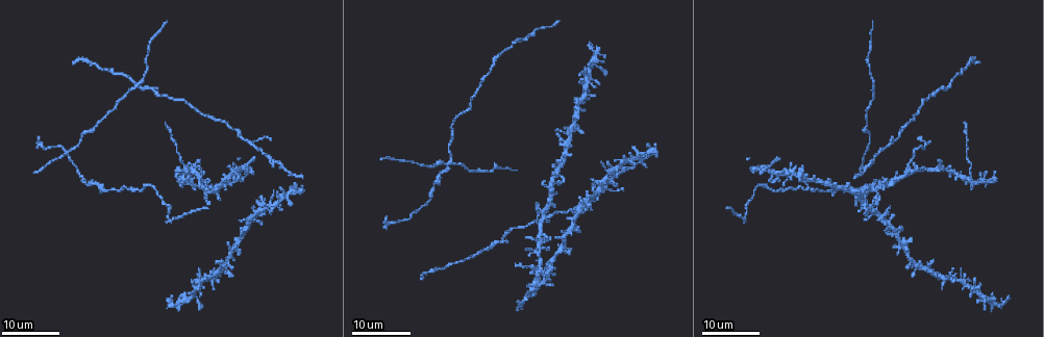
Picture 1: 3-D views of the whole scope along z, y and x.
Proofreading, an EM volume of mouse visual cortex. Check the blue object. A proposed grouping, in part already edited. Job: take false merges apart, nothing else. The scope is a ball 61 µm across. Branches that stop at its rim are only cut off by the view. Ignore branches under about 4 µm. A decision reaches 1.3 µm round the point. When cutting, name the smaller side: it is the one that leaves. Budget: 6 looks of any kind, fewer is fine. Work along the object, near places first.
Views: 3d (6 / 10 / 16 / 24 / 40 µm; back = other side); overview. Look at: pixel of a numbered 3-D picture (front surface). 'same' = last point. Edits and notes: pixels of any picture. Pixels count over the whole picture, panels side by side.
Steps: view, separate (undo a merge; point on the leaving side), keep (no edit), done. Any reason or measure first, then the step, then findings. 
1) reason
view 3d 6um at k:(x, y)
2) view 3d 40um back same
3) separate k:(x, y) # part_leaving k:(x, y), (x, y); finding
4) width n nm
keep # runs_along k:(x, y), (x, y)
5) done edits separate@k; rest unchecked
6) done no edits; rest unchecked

thin arm on a thick one
view 3d 16um at 1:(532, 268)

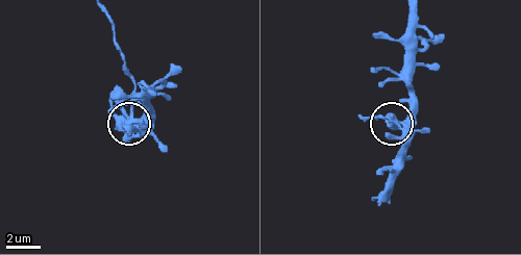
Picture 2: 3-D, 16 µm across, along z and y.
view 3d 6um at 2:(398, 124)

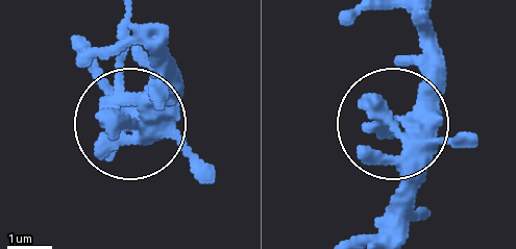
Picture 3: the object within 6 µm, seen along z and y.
separate 3:(117, 25) # part_leaving 3:(115, 80), (125, 17); a second neuron is stuck on

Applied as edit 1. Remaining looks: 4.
view 3d 16um at 1:(917, 168)

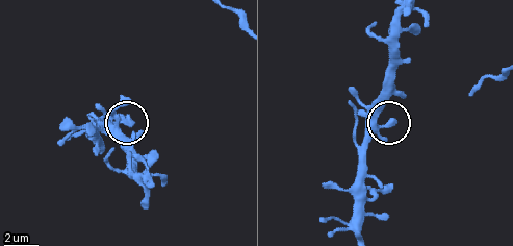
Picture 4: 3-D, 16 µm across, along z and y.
view 3d 10um at 4:(123, 120)

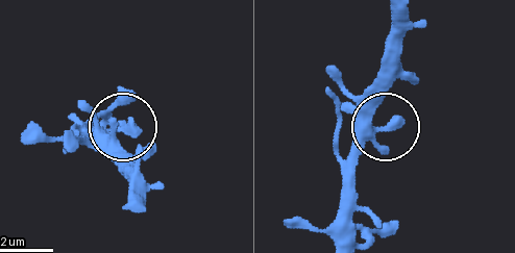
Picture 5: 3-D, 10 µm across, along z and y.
view 3d 6um at 5:(385, 129)

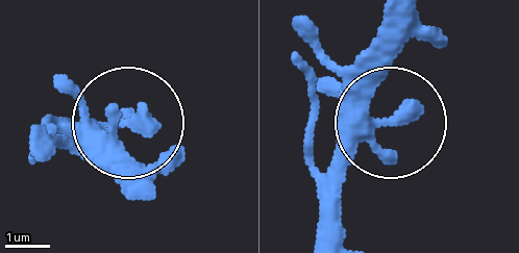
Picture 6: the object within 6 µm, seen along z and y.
width 420 nm
keep # all the same neuron

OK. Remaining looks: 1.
done edits separate@3; rest unchecked

